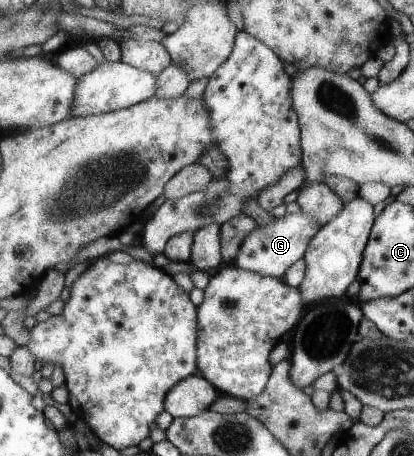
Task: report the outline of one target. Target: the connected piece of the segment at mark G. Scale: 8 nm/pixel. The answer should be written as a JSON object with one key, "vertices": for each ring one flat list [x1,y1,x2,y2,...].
{"vertices":[[302,210,297,214,276,217,274,222,256,226,256,229,248,234,243,246,240,246,240,252,238,252,234,263,239,268,283,280,288,270,291,270,297,261,305,258,310,242,314,240,320,230,322,230,322,224,316,222,310,214,306,214]]}

